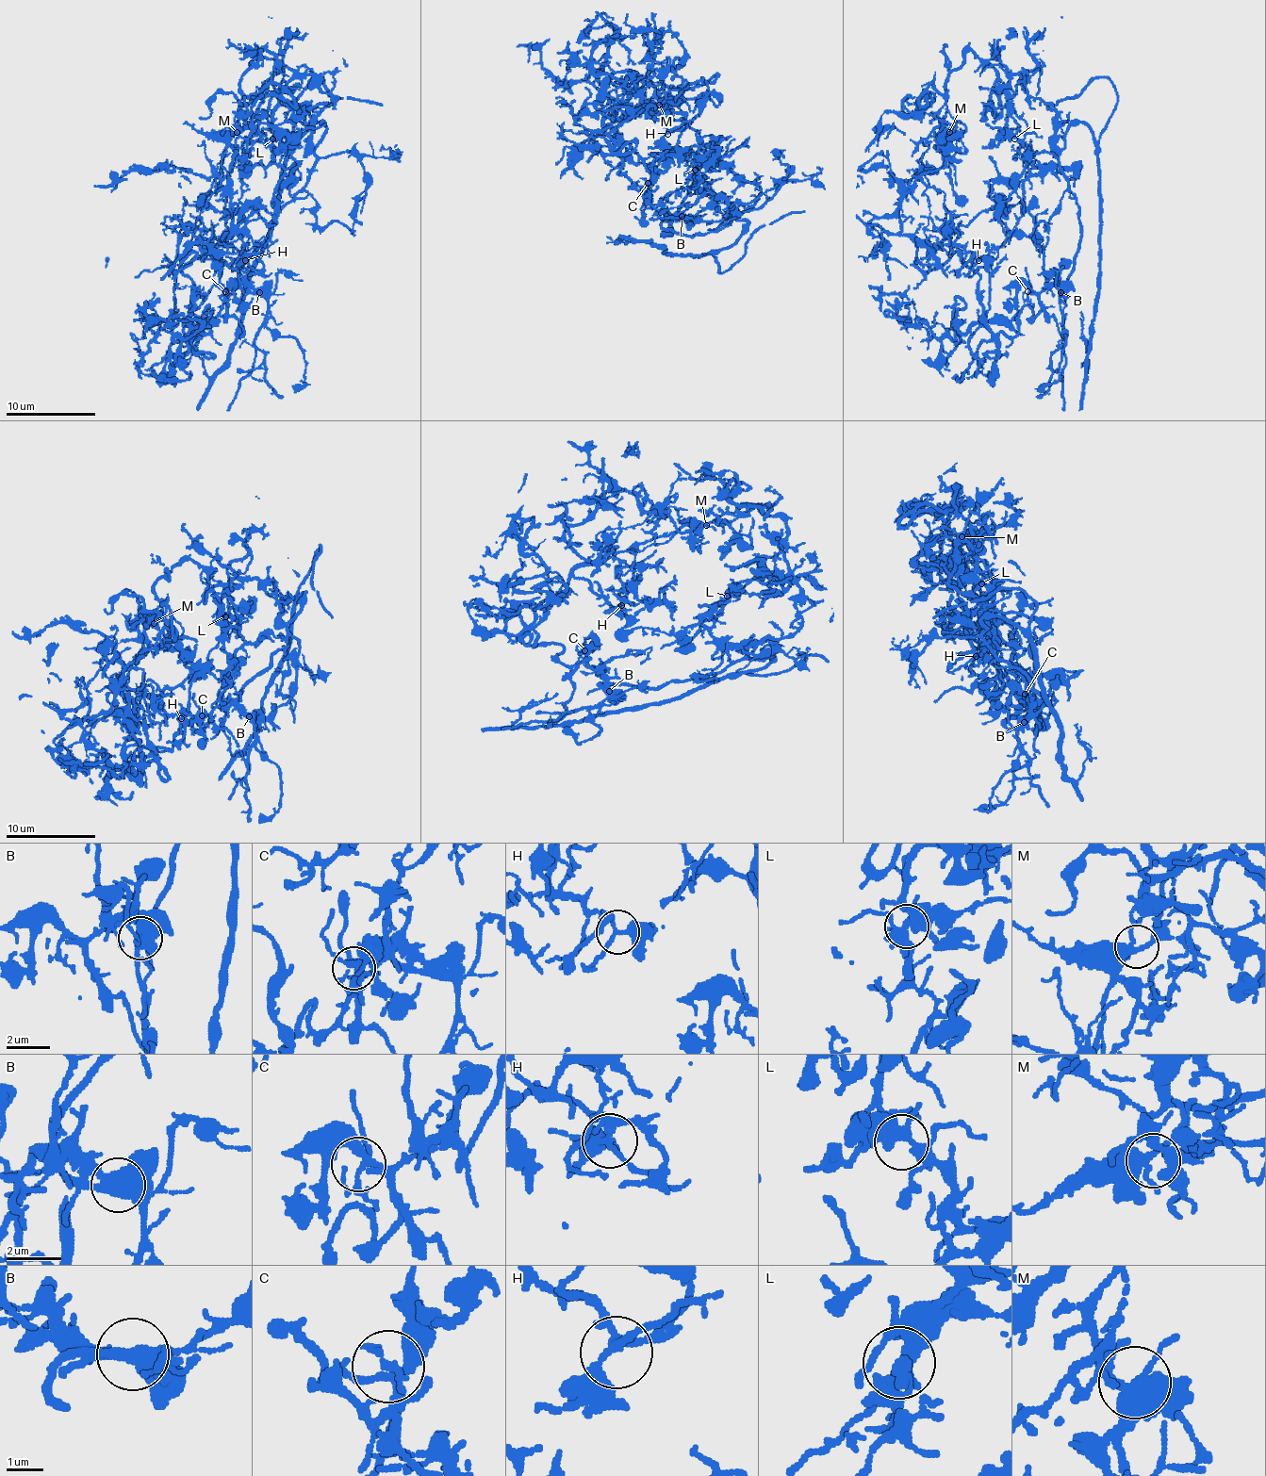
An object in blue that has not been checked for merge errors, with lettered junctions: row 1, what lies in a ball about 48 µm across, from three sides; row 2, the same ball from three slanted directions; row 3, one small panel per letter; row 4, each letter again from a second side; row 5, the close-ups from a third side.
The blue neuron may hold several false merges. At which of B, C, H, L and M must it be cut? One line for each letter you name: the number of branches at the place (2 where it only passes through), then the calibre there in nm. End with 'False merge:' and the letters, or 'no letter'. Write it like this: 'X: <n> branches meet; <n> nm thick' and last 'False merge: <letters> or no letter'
B: 2 branches meet; 600 nm thick
False merge: B

